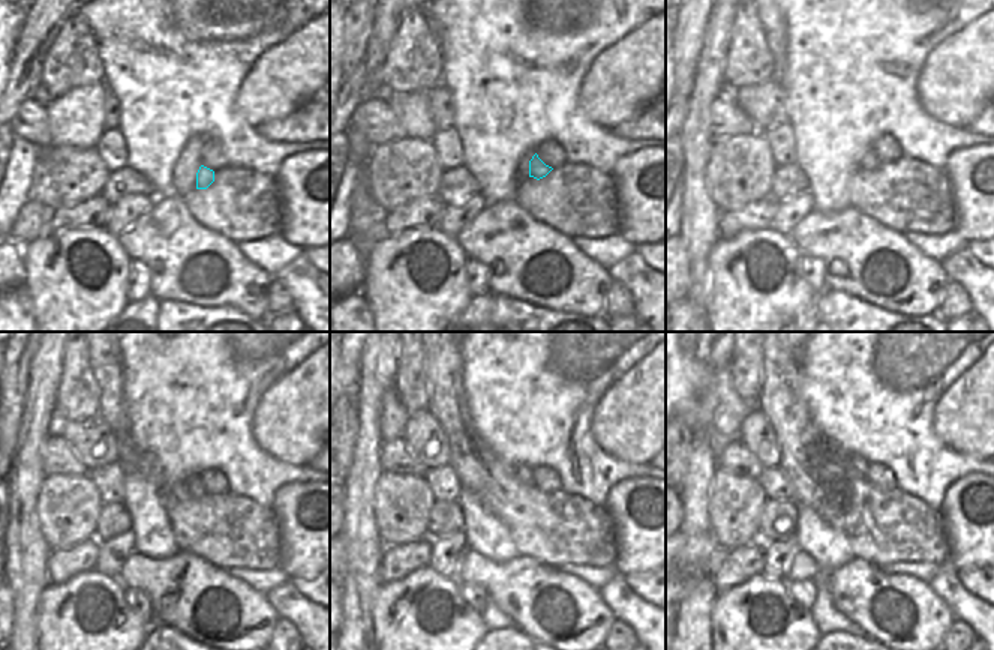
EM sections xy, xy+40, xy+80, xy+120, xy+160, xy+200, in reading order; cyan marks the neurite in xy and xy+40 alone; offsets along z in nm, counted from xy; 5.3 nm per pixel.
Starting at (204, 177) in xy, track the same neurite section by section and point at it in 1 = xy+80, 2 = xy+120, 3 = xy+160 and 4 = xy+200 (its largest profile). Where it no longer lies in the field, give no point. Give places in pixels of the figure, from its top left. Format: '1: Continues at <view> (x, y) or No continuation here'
1: Continues at xy+80 (870, 161)
2: Continues at xy+120 (194, 484)
3: Continues at xy+160 (523, 472)
4: Continues at xy+200 (861, 464).

